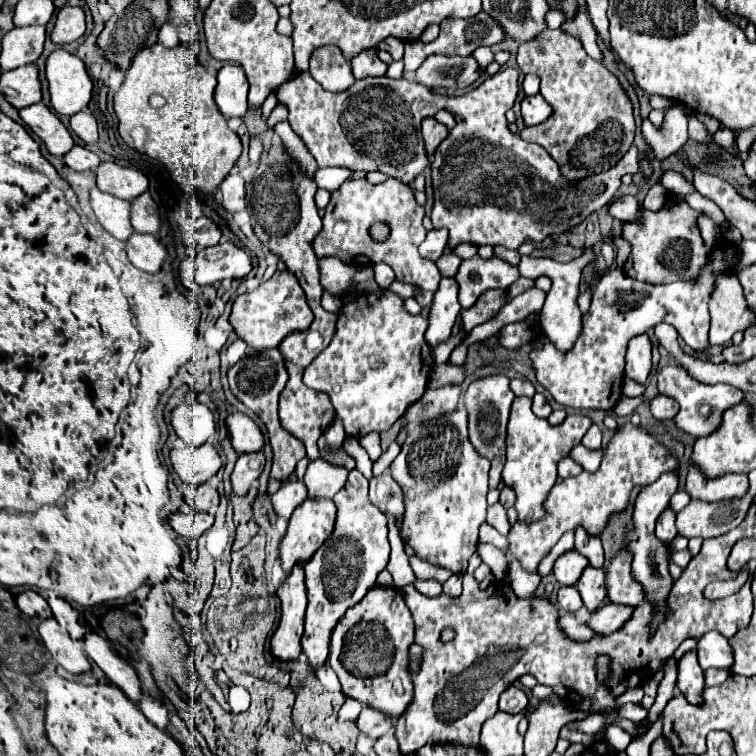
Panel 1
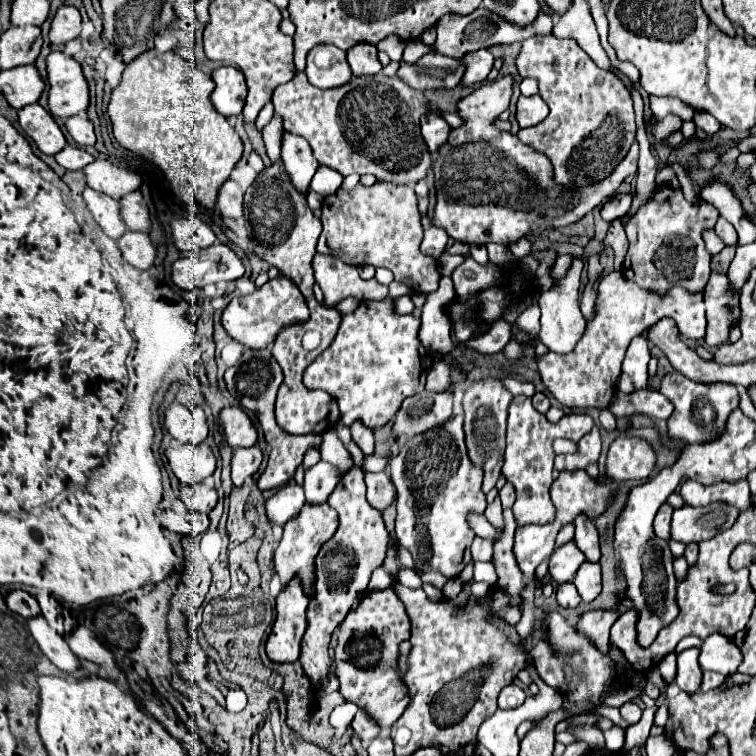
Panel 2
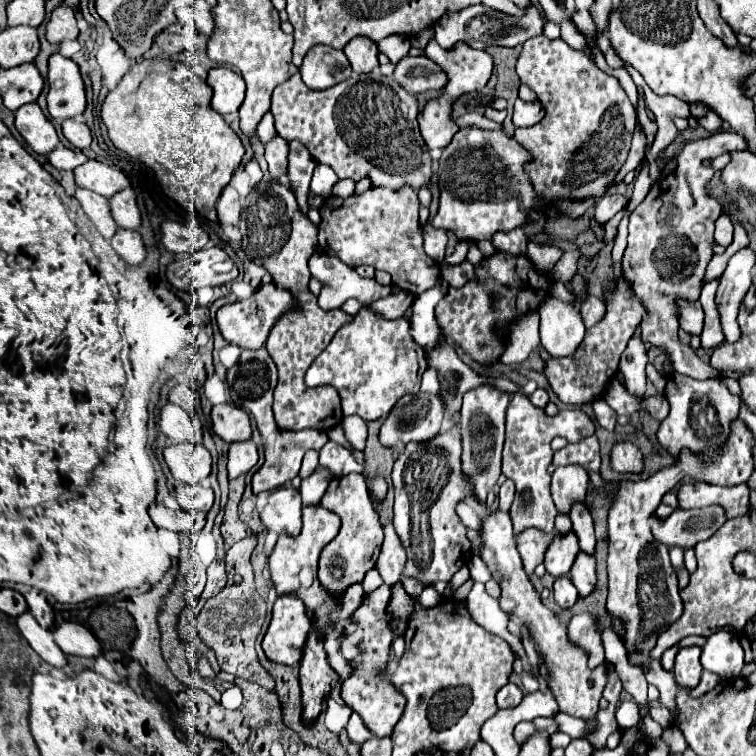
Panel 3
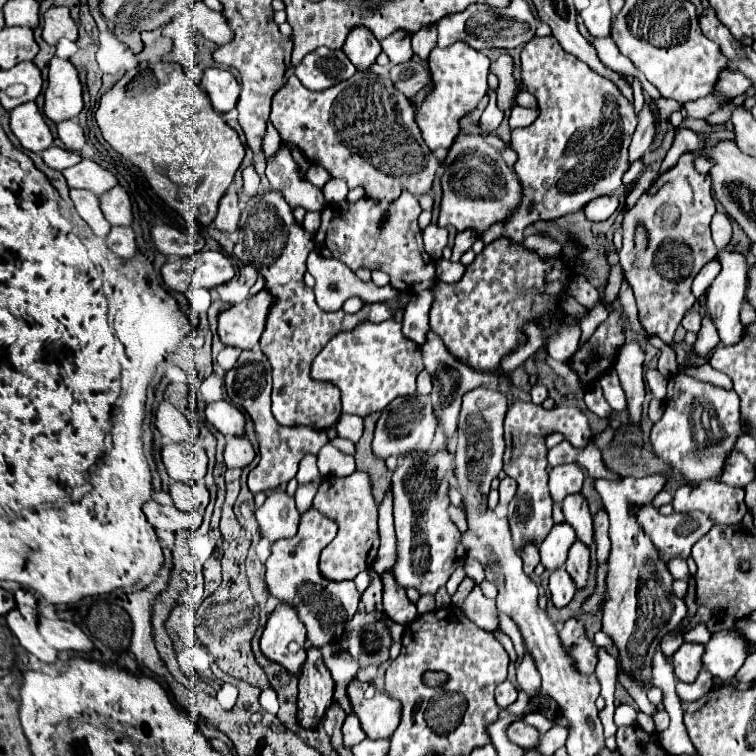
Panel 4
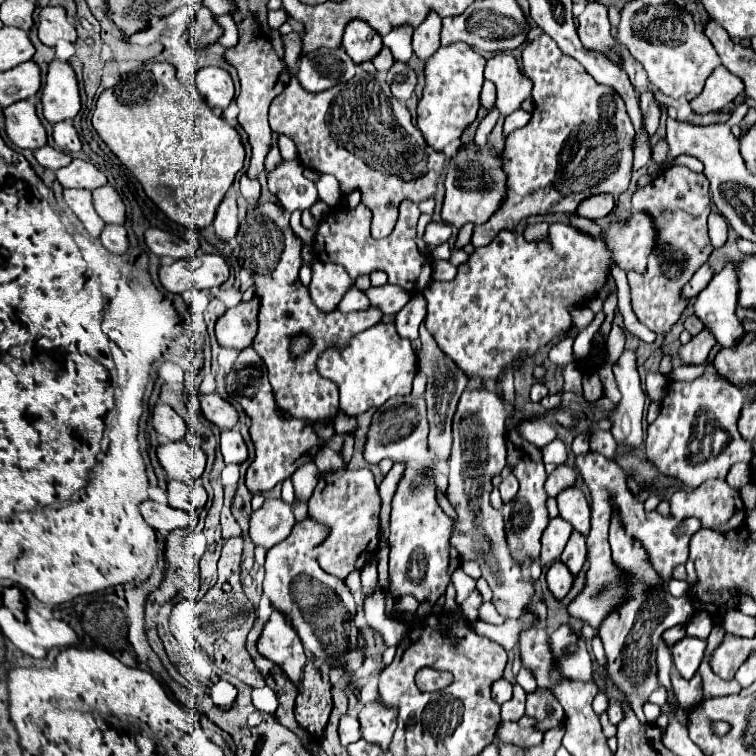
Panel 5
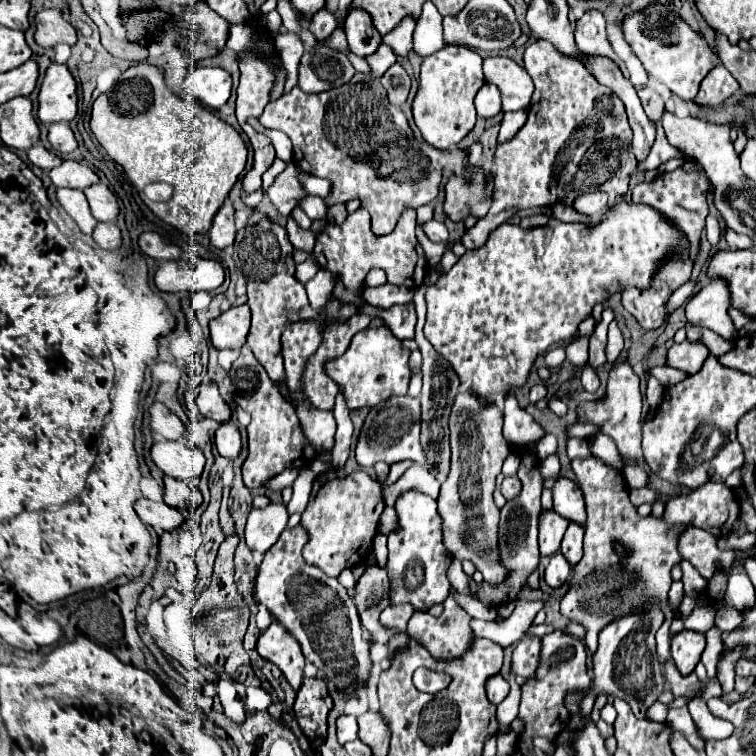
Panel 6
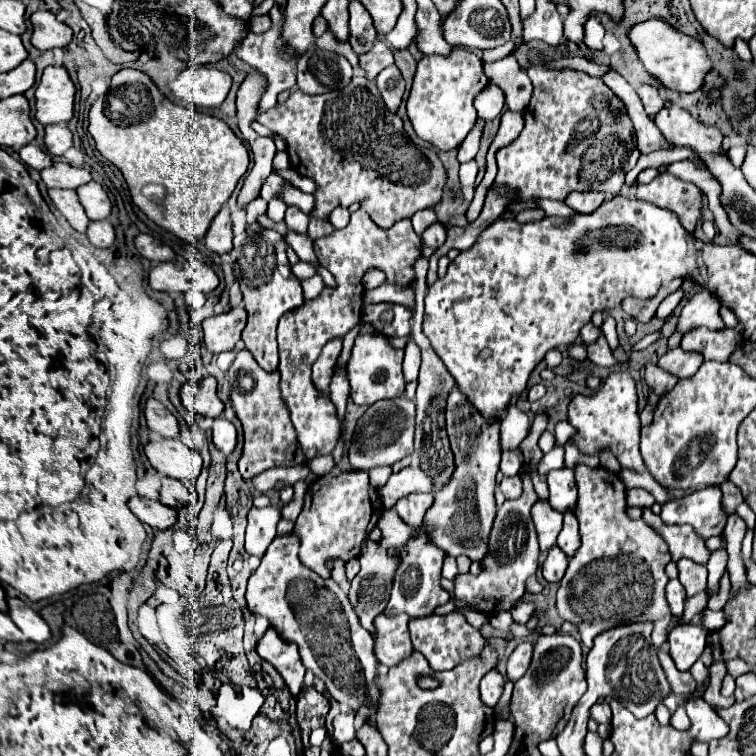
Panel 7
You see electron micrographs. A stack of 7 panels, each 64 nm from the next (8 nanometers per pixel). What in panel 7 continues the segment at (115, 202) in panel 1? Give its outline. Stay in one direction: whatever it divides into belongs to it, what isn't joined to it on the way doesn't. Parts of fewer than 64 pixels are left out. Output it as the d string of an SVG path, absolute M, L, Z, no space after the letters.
M48 190L48 196L52 198L58 212L70 222L74 230L86 232L86 226L90 224L90 220L84 214L84 208L80 208L80 202L76 200L74 190Z

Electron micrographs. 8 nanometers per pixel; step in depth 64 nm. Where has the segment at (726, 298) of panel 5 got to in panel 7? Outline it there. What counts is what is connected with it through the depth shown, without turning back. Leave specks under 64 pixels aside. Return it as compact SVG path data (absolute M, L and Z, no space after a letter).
M700 290L684 304L684 308L678 316L676 332L686 334L688 330L694 330L698 326L708 326L712 330L724 328L724 322L720 318L718 310L720 310L720 302L716 300L716 296L712 296L712 292Z

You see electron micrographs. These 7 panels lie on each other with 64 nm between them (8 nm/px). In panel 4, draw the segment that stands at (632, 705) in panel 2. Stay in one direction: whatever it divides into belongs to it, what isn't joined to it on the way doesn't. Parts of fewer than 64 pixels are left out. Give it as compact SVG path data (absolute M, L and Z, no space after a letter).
M618 704L616 712L614 712L614 722L616 722L616 726L620 726L622 722L634 724L636 722L636 708L626 706L626 704Z

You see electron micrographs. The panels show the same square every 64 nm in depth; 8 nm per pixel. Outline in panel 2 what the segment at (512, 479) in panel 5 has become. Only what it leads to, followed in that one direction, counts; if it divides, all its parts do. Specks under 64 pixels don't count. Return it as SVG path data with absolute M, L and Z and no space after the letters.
M506 482L502 486L500 500L502 500L502 508L512 508L512 504L514 504L514 486L510 482Z

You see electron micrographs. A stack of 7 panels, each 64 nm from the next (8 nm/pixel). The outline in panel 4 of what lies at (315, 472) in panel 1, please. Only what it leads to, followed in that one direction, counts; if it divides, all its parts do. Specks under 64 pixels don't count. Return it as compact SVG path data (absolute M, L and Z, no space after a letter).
M316 480L316 484L310 484L310 488L306 488L306 486L298 486L294 498L296 498L296 508L298 508L300 514L304 514L304 512L312 506L312 498L314 498L314 494L316 494L318 484L320 484L320 480Z

